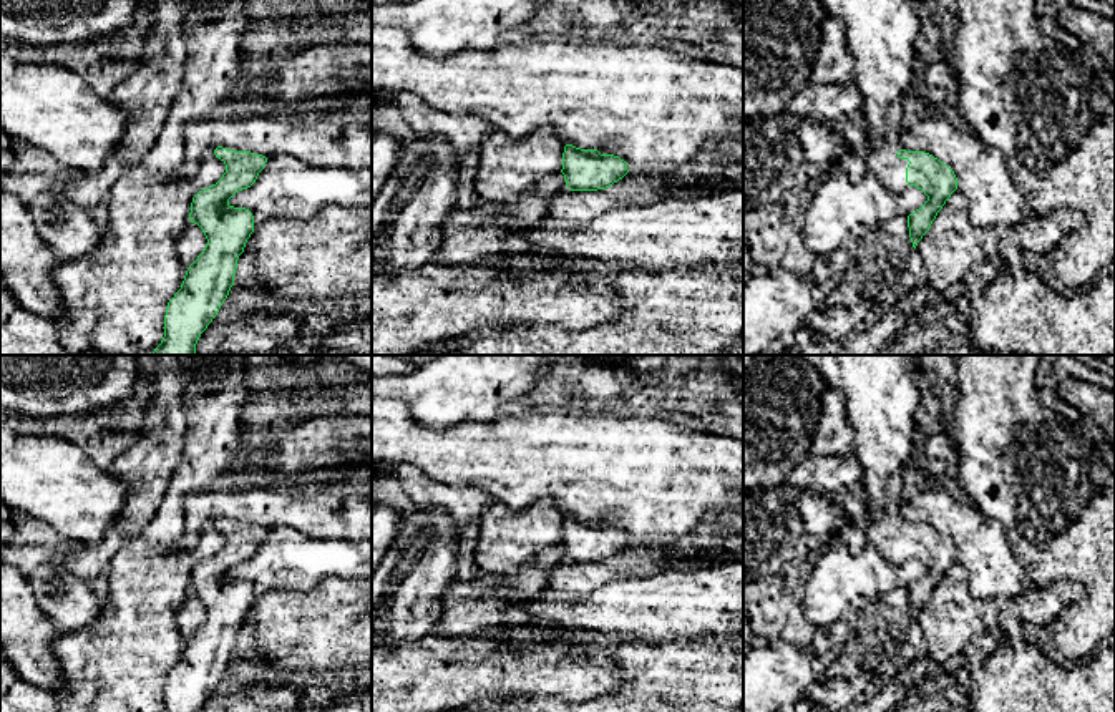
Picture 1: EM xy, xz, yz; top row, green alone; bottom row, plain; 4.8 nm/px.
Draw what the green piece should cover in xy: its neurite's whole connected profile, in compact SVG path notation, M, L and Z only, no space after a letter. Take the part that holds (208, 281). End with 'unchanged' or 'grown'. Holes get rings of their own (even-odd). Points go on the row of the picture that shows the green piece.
M222 146L214 154L226 164L226 173L192 198L189 212L189 221L202 229L207 244L168 302L164 337L153 355L196 355L196 344L227 299L237 259L254 232L252 212L231 206L229 199L256 183L267 158Z; unchanged

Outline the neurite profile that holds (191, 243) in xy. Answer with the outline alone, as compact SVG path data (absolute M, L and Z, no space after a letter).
M187 222L184 232L178 239L178 256L184 271L197 259L197 256L204 251L207 239L202 229Z

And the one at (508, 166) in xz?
M538 128L523 138L499 129L481 143L478 173L470 184L478 207L511 204L534 183L561 173L566 143L553 128Z

